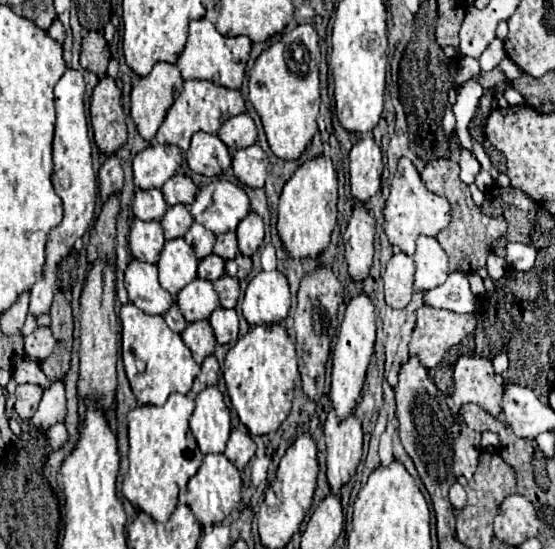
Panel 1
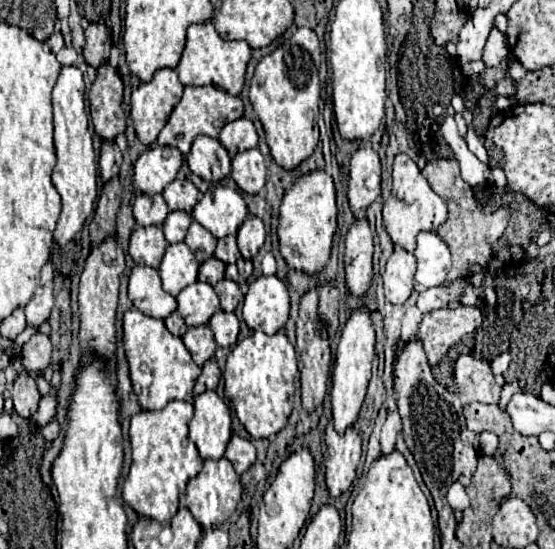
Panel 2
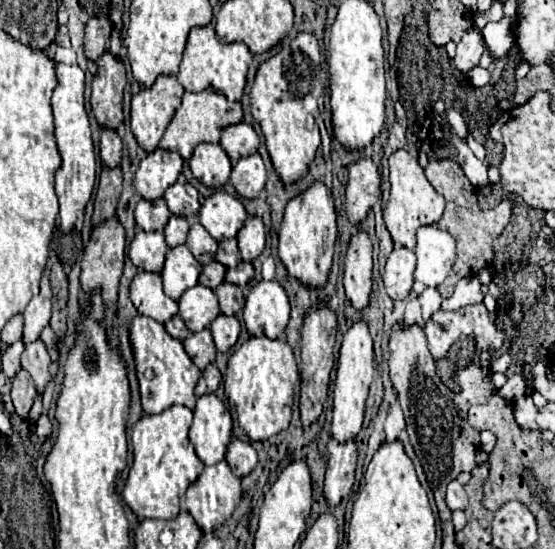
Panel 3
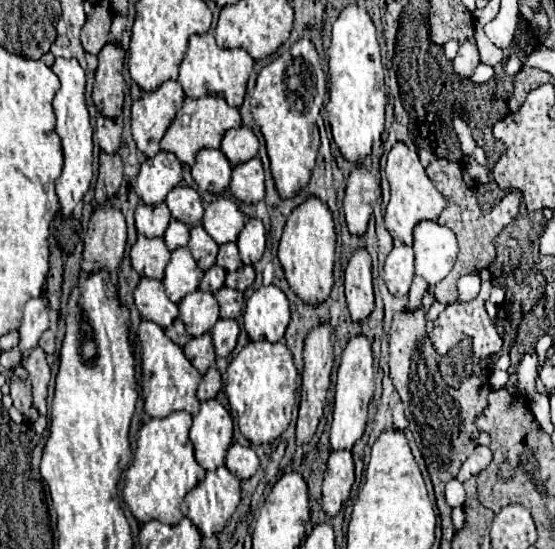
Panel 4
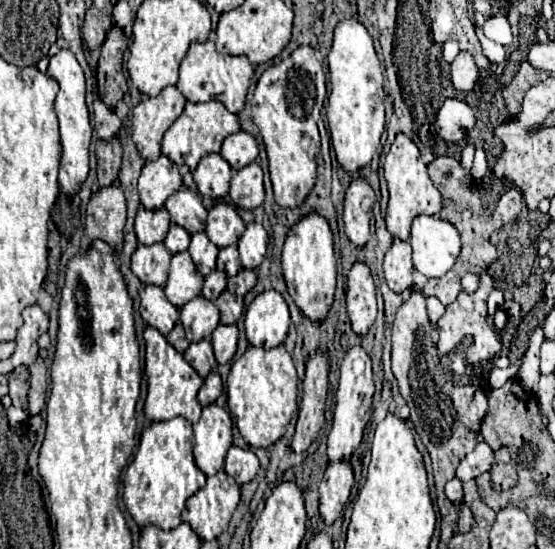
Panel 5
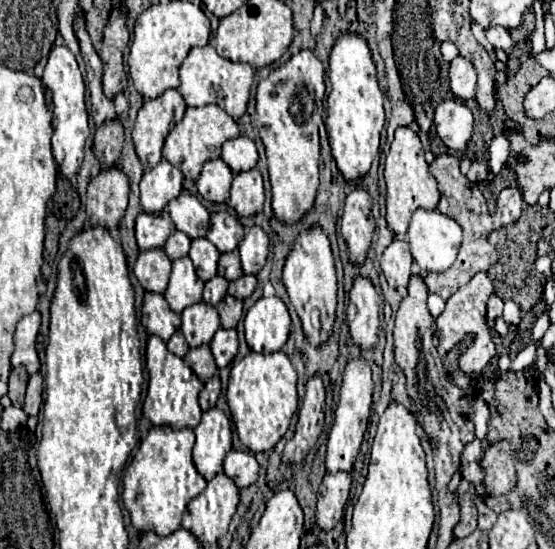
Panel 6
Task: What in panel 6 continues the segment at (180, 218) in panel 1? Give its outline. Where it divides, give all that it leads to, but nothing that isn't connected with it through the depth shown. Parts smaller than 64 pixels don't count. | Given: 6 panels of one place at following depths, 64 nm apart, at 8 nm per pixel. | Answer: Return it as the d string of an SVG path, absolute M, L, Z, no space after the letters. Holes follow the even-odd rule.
M176 230L176 232L168 238L168 242L166 242L166 246L164 246L166 254L168 254L172 260L186 256L186 254L188 254L188 248L190 248L190 238L188 238L184 232L180 232L180 230Z

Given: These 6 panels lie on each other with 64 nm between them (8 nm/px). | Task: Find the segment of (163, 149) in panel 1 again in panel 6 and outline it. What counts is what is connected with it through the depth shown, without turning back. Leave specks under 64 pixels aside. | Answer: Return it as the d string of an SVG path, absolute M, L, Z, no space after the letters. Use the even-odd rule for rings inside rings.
M164 158L158 166L146 168L140 180L140 202L144 212L162 212L166 204L182 192L182 180L182 172Z

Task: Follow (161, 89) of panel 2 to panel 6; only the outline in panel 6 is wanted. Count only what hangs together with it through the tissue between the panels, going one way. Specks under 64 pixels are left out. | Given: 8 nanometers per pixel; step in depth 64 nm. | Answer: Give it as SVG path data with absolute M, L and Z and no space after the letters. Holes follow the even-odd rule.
M166 90L154 100L144 100L132 130L136 154L144 168L152 168L162 160L162 144L184 110L186 102L178 90Z

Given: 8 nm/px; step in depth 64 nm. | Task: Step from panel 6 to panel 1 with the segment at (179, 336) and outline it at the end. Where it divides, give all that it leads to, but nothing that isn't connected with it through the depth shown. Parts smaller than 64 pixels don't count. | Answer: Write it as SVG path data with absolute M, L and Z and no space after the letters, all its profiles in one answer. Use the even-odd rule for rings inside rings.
M176 304L170 306L170 310L164 314L164 320L174 332L182 332L186 328L186 320L184 320L184 316L182 316L182 312L180 312L180 308Z

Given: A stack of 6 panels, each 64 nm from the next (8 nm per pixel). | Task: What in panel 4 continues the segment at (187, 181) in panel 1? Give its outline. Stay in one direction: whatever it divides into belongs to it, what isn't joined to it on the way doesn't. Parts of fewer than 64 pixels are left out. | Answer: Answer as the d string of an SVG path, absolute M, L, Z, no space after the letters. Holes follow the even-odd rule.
M190 186L172 188L170 194L166 196L166 204L176 220L180 220L188 226L202 222L202 214L204 214L202 198L194 188L190 188Z

